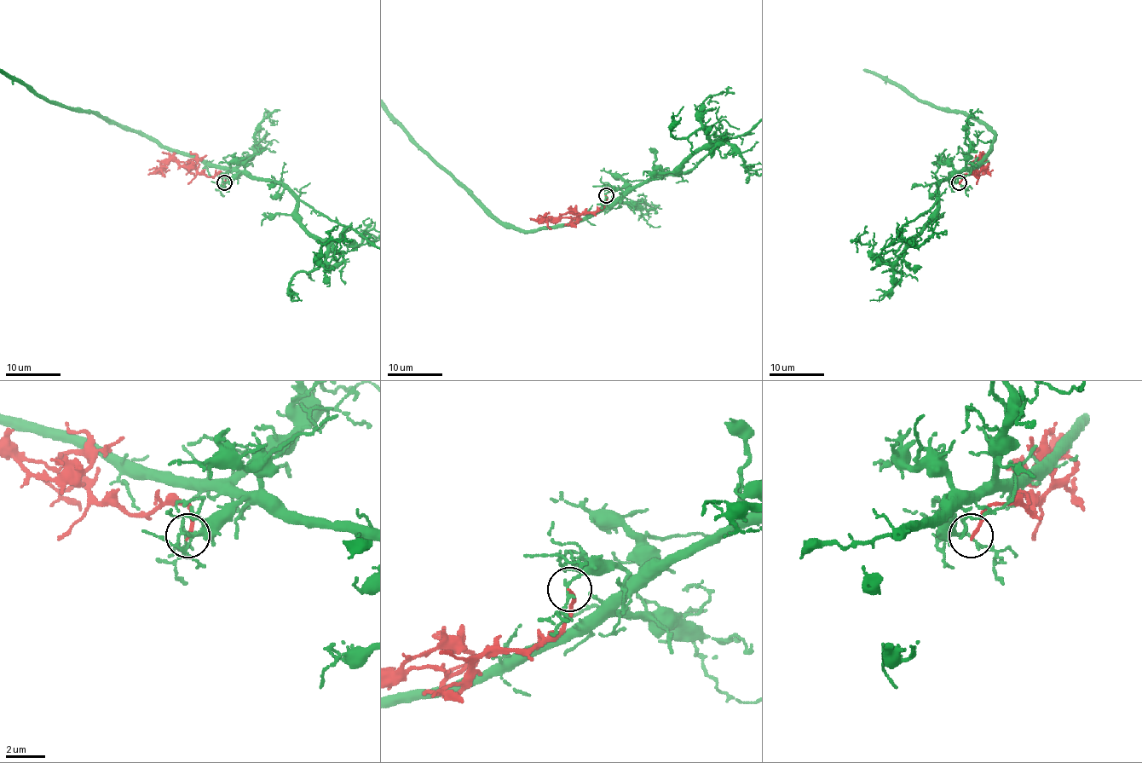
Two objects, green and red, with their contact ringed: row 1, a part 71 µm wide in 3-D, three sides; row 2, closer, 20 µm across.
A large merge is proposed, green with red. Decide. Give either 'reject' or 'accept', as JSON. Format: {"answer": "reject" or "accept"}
{"answer": "reject"}

